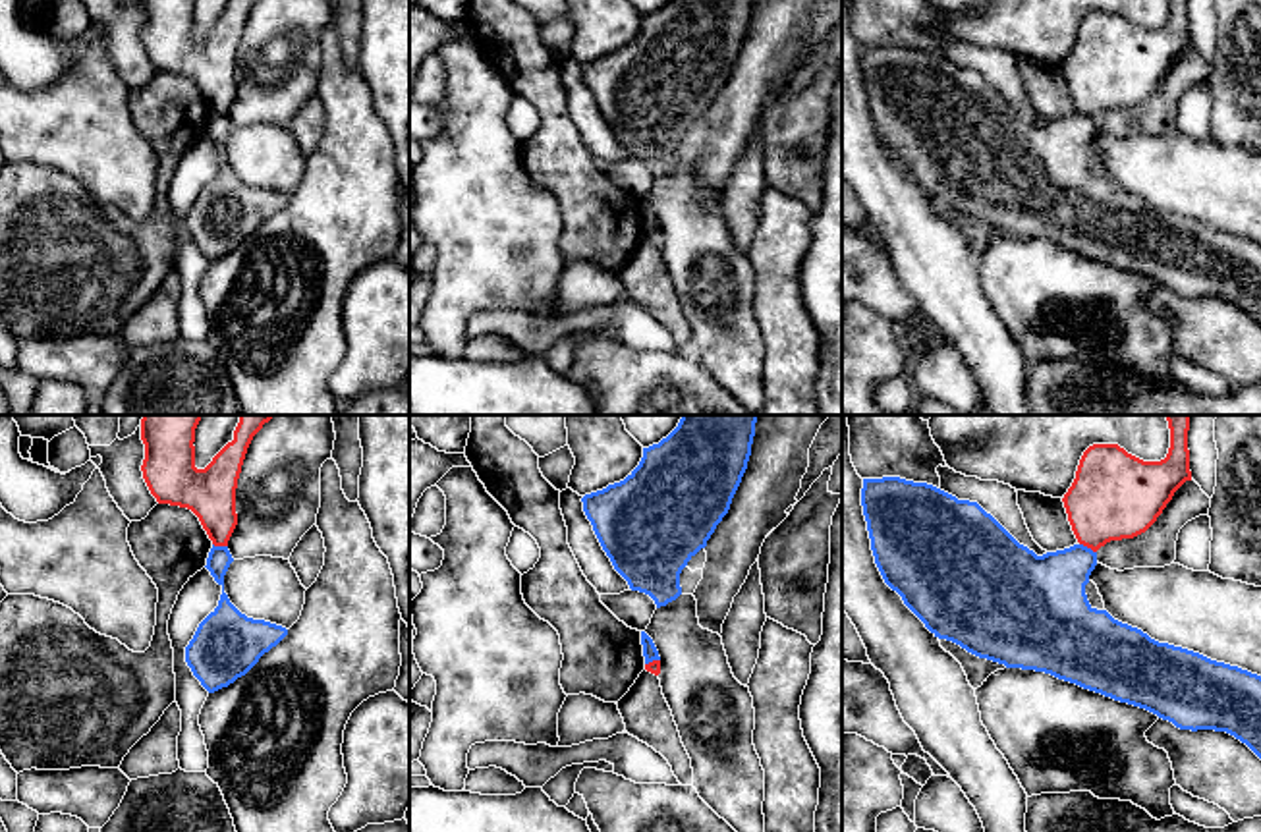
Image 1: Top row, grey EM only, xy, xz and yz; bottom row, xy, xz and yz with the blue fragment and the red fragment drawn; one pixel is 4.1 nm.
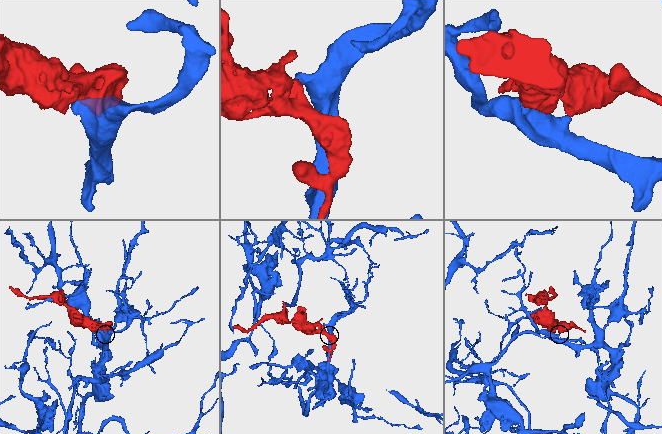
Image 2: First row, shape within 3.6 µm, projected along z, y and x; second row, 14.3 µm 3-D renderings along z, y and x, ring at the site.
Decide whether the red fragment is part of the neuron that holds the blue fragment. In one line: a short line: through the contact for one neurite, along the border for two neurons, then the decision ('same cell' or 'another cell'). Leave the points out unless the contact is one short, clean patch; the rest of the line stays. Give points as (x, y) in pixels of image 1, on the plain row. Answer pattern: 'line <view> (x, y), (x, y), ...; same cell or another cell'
line yz (1080, 110), (1095, 120); another cell

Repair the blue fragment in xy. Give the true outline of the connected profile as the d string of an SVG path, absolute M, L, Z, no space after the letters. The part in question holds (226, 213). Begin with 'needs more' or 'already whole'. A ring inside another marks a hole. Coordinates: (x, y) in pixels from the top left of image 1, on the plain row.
already whole; M212 112L205 135L222 154L222 162L218 174L199 191L185 214L185 230L209 261L245 243L288 203L286 195L247 185L230 170L224 160L224 143L232 129L228 114Z

